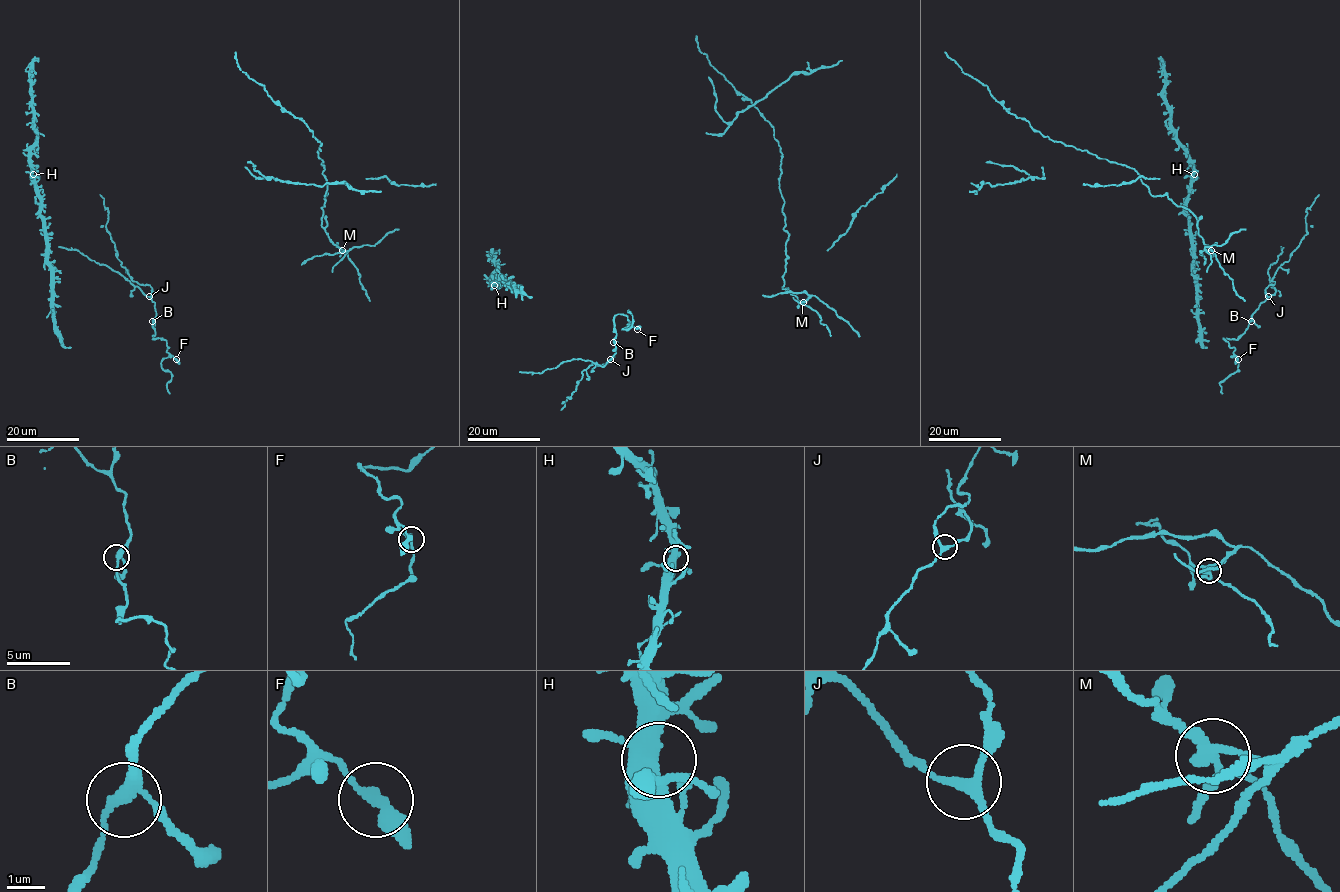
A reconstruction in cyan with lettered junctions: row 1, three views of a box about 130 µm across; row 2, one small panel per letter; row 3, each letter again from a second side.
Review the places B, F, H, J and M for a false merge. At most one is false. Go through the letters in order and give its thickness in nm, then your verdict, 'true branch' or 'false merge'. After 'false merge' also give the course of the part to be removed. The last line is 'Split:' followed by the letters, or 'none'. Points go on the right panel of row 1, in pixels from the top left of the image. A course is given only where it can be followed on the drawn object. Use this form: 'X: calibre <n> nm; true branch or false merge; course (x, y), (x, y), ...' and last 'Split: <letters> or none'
B: calibre 280 nm; true branch
F: calibre 320 nm; true branch
H: calibre 440 nm; true branch
J: calibre 240 nm; true branch
M: calibre 280 nm; false merge
Split: M

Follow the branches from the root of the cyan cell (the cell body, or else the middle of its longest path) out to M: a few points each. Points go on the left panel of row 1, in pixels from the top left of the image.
M: (301, 264), (314, 256), (349, 250), (341, 250)

